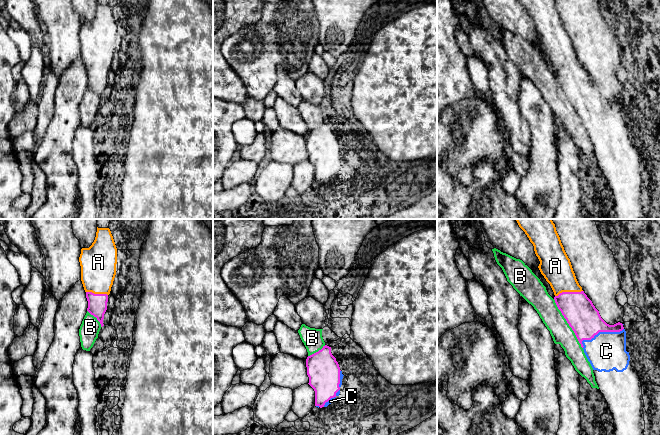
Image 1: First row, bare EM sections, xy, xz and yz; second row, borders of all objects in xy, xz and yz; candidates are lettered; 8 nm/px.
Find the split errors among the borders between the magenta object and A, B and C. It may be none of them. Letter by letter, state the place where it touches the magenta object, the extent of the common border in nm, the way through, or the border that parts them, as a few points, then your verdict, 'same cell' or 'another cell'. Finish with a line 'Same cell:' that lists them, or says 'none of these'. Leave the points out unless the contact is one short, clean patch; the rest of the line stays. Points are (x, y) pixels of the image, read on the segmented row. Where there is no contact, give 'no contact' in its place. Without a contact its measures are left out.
A: meets magenta in yz at (568, 292); contact 220 nm long; same cell
B: meets magenta in yz at (568, 323); contact 460 nm long; another cell
C: meets magenta in yz at (599, 331); contact 360 nm long; same cell
Same cell: A, C

